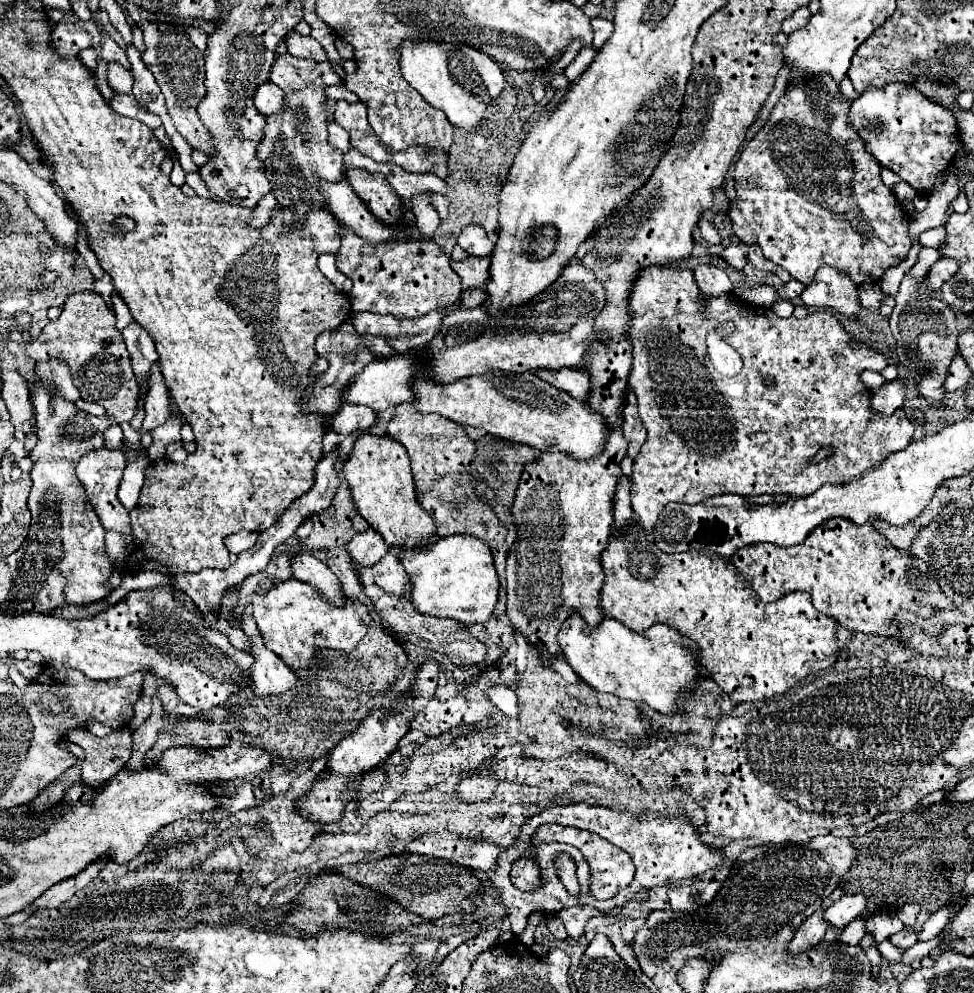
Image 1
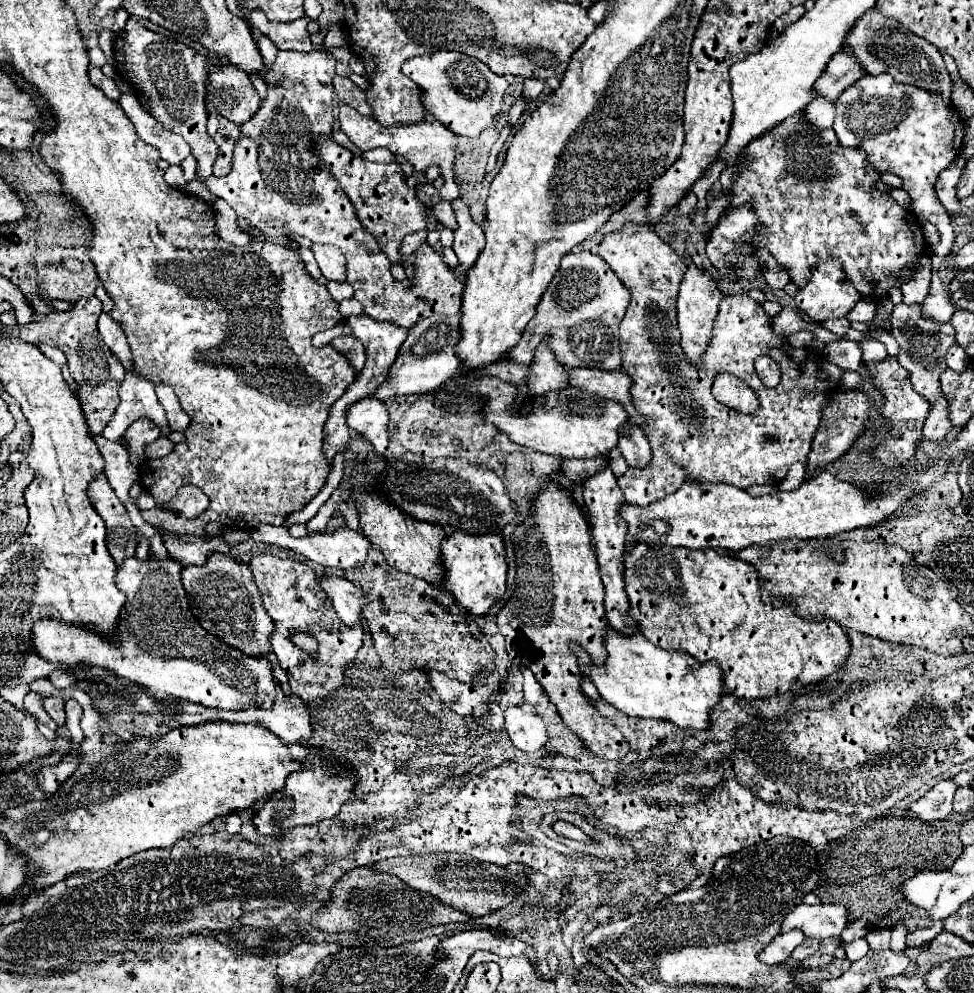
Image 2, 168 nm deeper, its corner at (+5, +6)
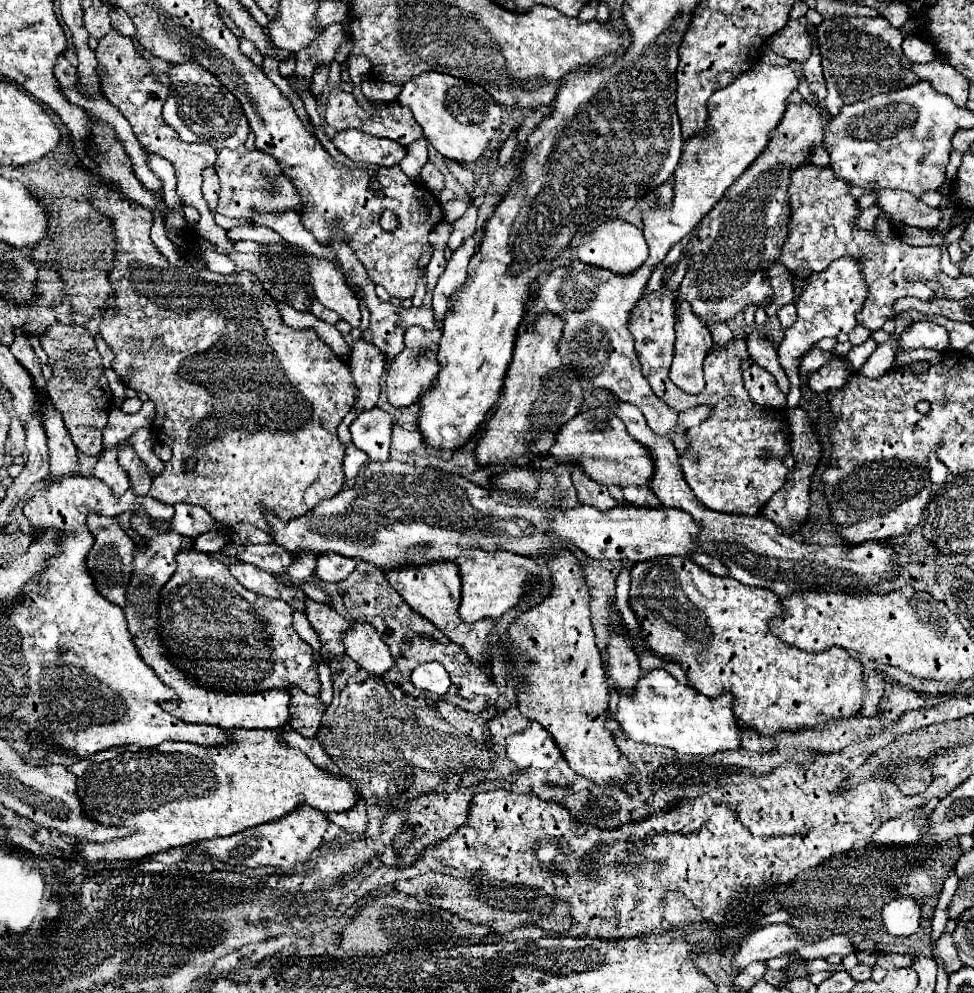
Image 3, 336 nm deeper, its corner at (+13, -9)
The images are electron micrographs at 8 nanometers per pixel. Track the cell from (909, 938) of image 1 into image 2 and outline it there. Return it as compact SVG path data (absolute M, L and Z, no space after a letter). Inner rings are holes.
M874 929L874 931L868 931L866 935L866 941L870 945L872 951L882 951L882 949L888 949L890 945L890 931L888 929Z

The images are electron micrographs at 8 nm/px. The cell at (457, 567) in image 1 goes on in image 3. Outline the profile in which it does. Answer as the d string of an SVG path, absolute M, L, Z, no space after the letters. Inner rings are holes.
M466 549L454 561L460 568L462 578L462 602L460 602L460 618L466 622L478 622L484 618L500 618L506 610L518 604L524 584L534 580L538 574L538 566L534 560L508 552L484 552L480 549Z

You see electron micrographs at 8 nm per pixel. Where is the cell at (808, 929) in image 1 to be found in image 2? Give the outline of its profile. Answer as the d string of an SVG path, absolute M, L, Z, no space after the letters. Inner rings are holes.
M794 929L794 931L790 931L790 933L780 933L780 935L776 935L776 937L768 943L768 947L766 947L764 951L758 953L758 959L760 959L762 963L766 963L766 965L784 963L784 961L790 957L790 953L792 953L802 941L804 941L804 937L802 937L802 933L798 933L798 929Z

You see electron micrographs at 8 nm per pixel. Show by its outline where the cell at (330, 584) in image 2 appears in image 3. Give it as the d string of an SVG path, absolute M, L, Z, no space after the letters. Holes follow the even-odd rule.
M354 620L342 636L346 646L346 654L362 668L366 668L372 676L380 676L394 666L388 646L374 632L372 624L364 624Z

